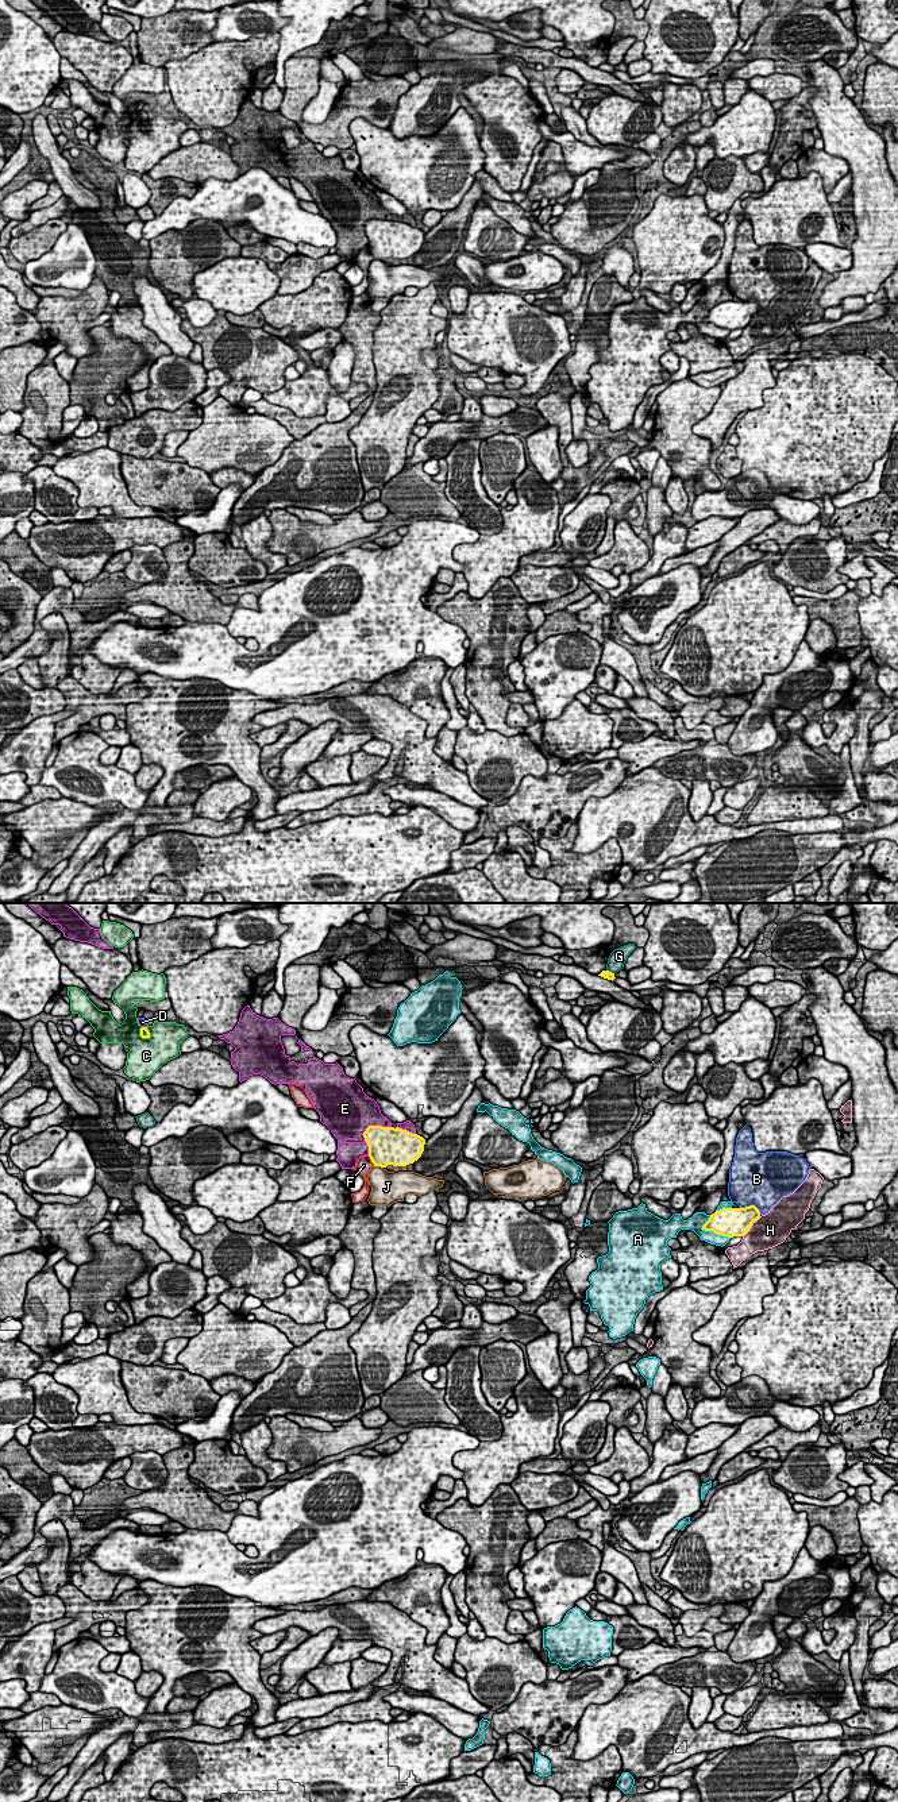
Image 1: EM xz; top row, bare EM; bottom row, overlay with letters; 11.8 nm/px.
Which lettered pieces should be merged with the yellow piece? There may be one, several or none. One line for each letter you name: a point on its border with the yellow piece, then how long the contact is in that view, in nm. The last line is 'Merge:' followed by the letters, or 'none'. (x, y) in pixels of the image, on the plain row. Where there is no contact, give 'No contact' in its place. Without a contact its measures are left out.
Merge: none

